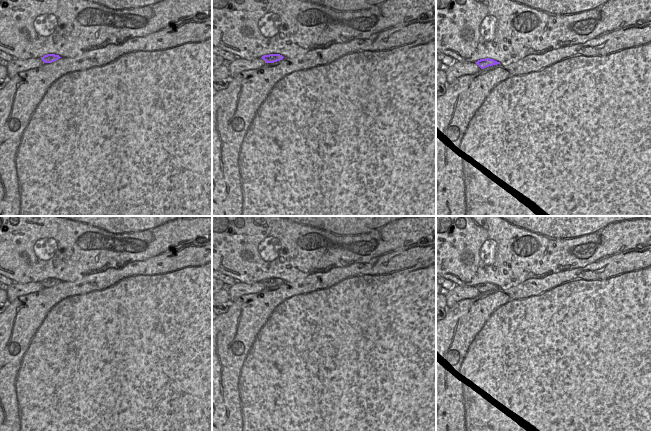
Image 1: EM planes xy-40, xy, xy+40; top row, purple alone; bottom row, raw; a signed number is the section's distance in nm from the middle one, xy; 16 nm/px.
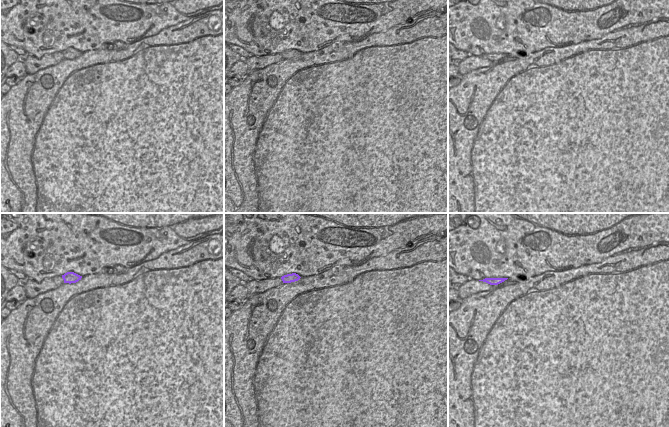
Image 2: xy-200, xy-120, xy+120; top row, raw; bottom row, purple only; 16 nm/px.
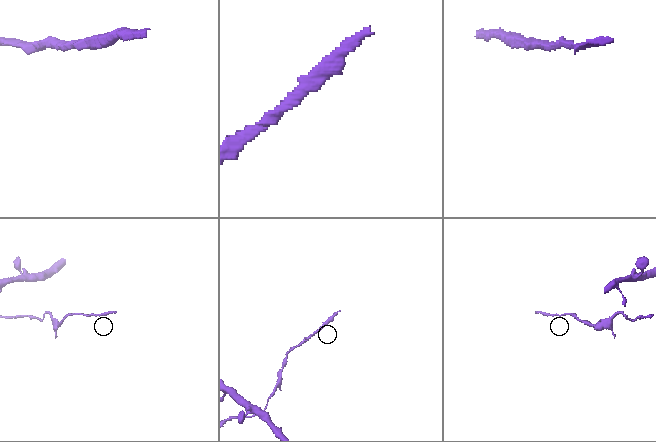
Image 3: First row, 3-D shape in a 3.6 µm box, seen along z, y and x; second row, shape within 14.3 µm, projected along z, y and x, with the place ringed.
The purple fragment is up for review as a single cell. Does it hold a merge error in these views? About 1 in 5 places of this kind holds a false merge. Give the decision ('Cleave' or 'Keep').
Keep.

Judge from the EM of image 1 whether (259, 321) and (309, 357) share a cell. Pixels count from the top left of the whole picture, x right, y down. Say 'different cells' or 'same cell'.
same cell

